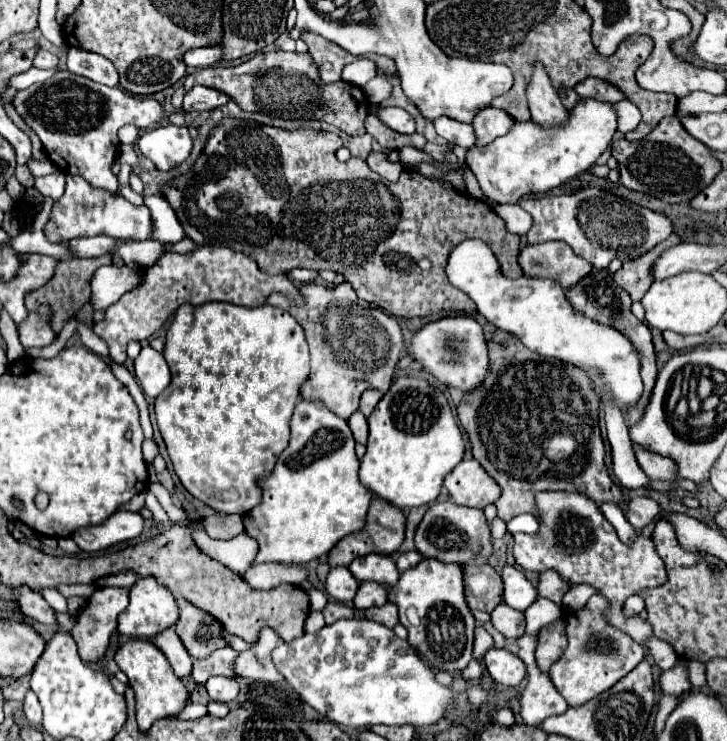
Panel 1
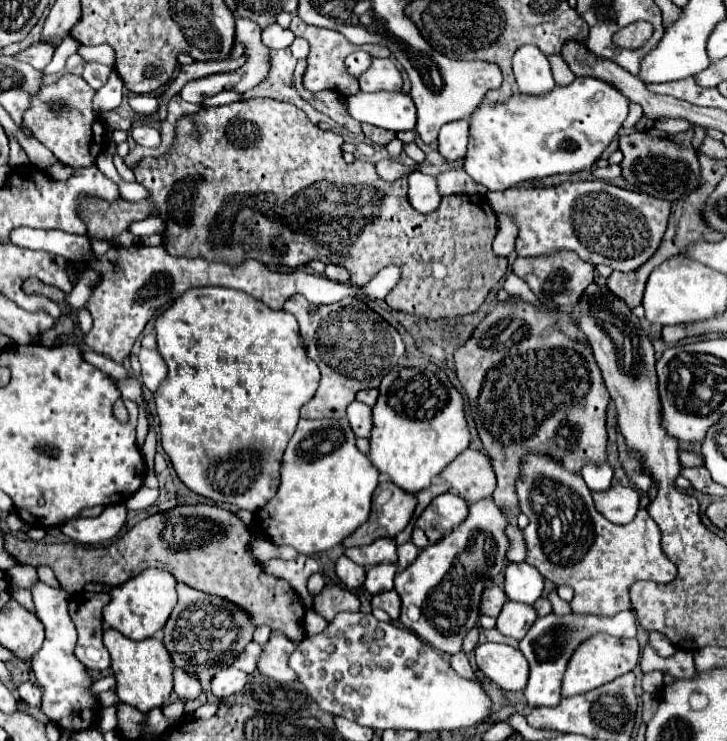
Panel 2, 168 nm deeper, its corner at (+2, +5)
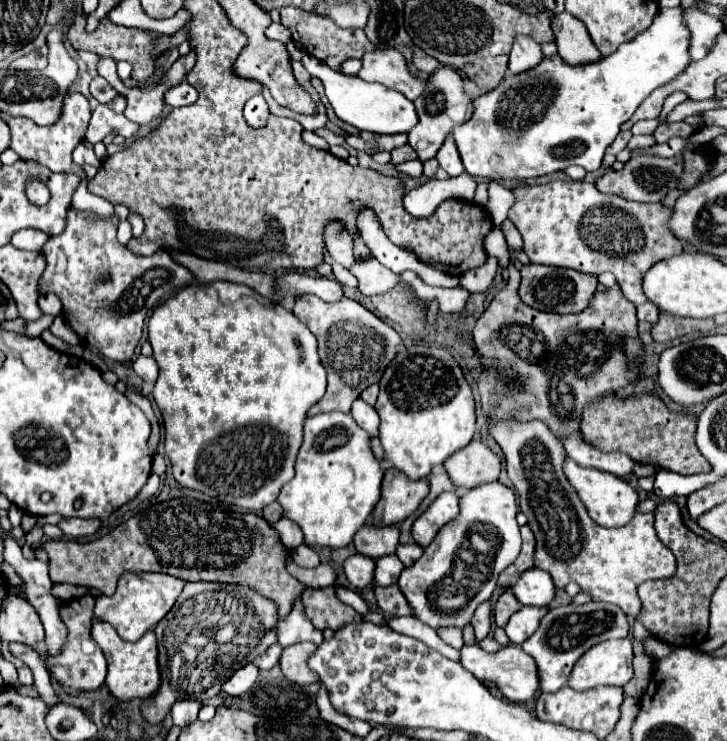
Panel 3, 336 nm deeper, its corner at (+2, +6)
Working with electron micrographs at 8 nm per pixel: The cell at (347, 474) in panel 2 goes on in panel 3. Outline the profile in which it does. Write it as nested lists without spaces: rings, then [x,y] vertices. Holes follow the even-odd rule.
[[[329,412],[305,420],[305,438],[295,464],[295,478],[281,488],[279,502],[285,510],[285,518],[297,522],[305,534],[305,544],[345,548],[355,532],[367,522],[375,504],[381,498],[383,470],[379,460],[371,452],[371,436],[359,428],[351,414]]]

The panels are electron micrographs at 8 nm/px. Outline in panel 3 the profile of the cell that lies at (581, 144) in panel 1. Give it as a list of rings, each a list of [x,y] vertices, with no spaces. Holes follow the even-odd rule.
[[[663,8],[653,24],[635,36],[631,42],[621,44],[613,54],[603,56],[591,64],[571,66],[559,54],[543,56],[543,60],[521,74],[505,74],[501,84],[473,100],[473,116],[457,126],[451,136],[455,138],[465,172],[475,178],[509,180],[509,178],[537,178],[567,166],[581,166],[587,172],[599,170],[605,150],[611,146],[623,122],[627,122],[637,106],[659,86],[681,74],[689,60],[689,32],[681,20],[683,8]]]

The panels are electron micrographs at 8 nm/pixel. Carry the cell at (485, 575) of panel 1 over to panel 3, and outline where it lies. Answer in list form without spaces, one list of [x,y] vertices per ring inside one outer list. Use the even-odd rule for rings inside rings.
[[[503,592],[503,594],[499,596],[499,600],[497,600],[497,604],[495,604],[495,610],[493,610],[493,614],[495,614],[495,624],[501,626],[501,628],[505,628],[507,620],[509,620],[519,608],[521,608],[521,604],[517,602],[517,598],[515,598],[511,592]]]

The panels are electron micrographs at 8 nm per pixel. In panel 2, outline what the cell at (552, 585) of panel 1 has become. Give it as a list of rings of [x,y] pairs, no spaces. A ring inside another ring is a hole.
[[[551,589],[549,601],[551,601],[551,605],[553,605],[553,613],[555,613],[555,615],[569,615],[569,613],[573,613],[571,607],[569,607],[569,603],[563,601],[563,599],[557,595],[557,589]]]

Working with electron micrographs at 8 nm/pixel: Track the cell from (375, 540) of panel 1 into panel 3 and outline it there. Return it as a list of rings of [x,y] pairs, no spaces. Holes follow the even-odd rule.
[[[389,468],[383,478],[381,500],[371,514],[373,524],[377,526],[399,524],[417,510],[417,506],[423,502],[427,494],[429,494],[427,478],[411,480],[397,468]]]

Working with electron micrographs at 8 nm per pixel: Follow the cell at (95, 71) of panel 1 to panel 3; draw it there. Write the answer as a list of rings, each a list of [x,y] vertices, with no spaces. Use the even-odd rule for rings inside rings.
[[[95,76],[93,82],[91,82],[91,96],[99,104],[109,104],[117,96],[117,92],[115,92],[115,88],[103,76]]]

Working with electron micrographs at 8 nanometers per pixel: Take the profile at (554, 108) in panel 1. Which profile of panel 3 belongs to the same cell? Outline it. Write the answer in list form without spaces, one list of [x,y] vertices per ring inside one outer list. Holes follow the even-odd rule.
[[[517,36],[509,54],[509,72],[525,72],[533,68],[533,64],[539,64],[541,56],[541,46],[535,40],[529,40],[529,36]]]

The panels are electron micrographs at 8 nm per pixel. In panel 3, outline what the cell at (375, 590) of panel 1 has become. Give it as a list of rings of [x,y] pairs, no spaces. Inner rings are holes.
[[[389,554],[389,556],[381,556],[377,560],[377,570],[375,570],[375,584],[377,586],[389,586],[389,584],[395,584],[399,580],[399,574],[403,572],[403,562],[395,556],[395,554]]]

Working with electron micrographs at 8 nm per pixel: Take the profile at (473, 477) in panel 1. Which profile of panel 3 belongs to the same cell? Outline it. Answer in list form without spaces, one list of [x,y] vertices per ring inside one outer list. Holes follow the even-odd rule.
[[[471,440],[469,446],[445,460],[445,468],[455,486],[475,488],[477,484],[495,482],[499,478],[499,456],[481,440]]]

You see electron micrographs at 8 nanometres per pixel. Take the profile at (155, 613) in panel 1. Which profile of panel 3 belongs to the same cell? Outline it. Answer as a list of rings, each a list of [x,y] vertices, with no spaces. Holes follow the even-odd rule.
[[[123,572],[113,596],[95,598],[95,616],[97,616],[97,620],[109,622],[123,640],[135,642],[147,630],[153,630],[155,624],[173,608],[183,586],[185,586],[185,580],[169,576],[169,574]]]

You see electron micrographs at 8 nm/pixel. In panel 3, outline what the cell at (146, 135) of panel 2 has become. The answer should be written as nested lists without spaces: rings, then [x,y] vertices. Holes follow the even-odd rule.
[[[97,106],[93,110],[93,116],[91,116],[91,122],[89,122],[89,128],[87,128],[87,134],[85,134],[85,140],[91,142],[91,144],[97,144],[101,142],[109,132],[115,132],[123,138],[131,138],[137,134],[137,124],[129,122],[123,114],[117,114],[113,112],[109,106]]]

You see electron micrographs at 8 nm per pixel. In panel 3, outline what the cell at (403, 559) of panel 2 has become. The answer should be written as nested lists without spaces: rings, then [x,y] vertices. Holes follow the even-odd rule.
[[[409,542],[409,544],[399,546],[395,554],[401,558],[401,562],[403,562],[405,566],[413,566],[413,564],[415,564],[415,562],[421,558],[423,548],[421,548],[419,544],[415,544],[415,542]]]

